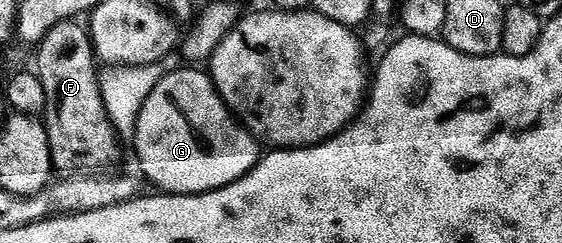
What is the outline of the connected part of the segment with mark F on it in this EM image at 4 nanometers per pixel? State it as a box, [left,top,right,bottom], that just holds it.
[37,20,120,175]

